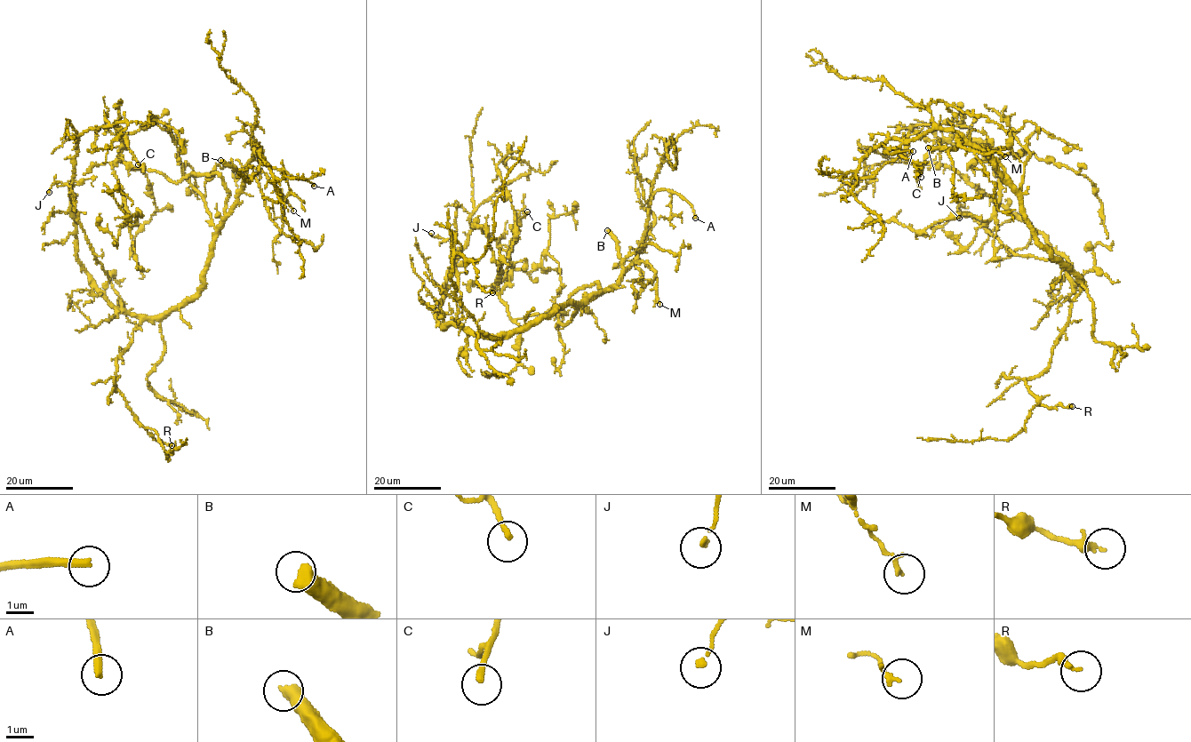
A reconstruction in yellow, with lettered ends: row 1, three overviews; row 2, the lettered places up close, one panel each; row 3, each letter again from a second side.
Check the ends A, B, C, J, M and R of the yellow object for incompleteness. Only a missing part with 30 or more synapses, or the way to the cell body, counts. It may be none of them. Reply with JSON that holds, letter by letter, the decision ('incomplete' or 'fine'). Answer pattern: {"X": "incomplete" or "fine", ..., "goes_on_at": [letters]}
{"A": "incomplete", "B": "fine", "C": "fine", "J": "fine", "M": "fine", "R": "fine", "goes_on_at": ["A"]}

